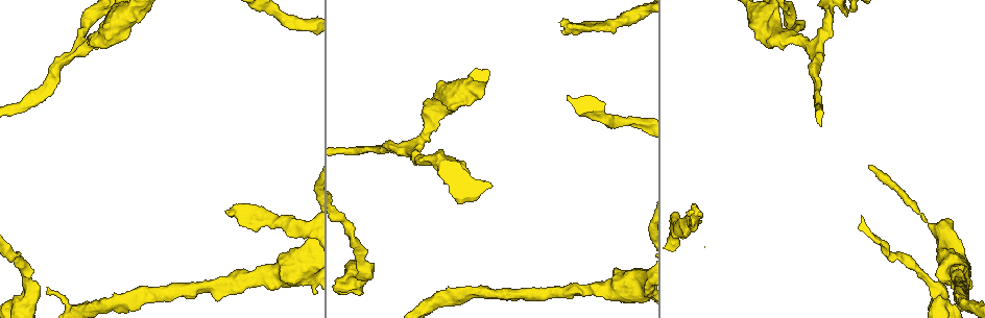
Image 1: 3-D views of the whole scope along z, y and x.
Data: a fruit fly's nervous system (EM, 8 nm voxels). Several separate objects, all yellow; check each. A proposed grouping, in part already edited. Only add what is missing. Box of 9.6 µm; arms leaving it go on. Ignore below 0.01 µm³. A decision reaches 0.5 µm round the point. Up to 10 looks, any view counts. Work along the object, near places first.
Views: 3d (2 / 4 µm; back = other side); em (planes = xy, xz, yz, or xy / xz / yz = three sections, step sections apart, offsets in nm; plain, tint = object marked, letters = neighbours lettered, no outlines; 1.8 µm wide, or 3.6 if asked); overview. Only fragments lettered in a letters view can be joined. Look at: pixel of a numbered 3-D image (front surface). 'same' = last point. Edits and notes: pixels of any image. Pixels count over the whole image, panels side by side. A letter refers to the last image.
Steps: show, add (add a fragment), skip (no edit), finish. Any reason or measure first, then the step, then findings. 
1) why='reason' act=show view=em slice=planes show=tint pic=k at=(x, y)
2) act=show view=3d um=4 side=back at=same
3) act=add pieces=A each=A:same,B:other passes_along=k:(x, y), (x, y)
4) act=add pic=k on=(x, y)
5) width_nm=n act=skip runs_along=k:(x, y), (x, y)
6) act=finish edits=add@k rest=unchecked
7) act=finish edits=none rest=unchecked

why='thick turns thin' act=show view=3d um=4 pic=1 at=(30, 296)

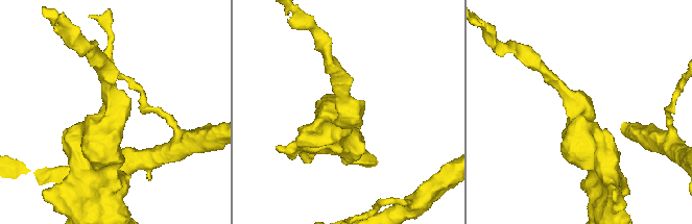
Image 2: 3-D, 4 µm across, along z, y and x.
arm_widths_nm=220,550 act=show view=em um=3.6 slice=yz step=4 show=tint pic=2 at=(117, 115)

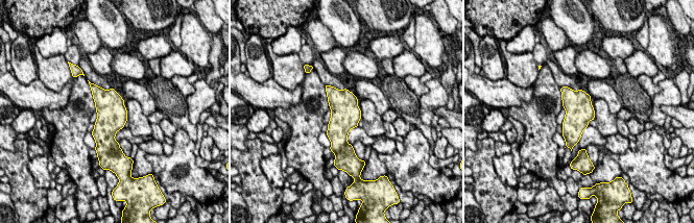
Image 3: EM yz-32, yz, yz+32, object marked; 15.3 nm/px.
why='cut it another way' act=show view=em um=3.6 slice=planes show=letters at=same

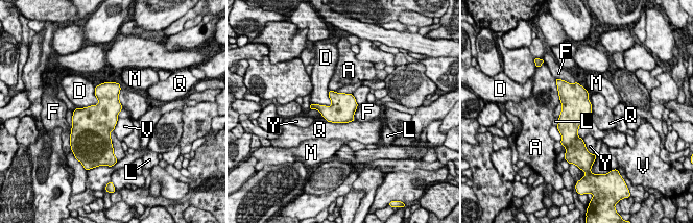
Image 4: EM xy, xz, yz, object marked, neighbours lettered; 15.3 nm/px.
act=skip each=A:other,D:other,F:other,L:other,M:other,Q:other,V:other,Y:other border=4:(95, 88), (97, 103), (76, 108) found='no lettered fragment goes on from it'

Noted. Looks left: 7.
why='an open end' act=show view=em slice=planes show=letters pic=1 at=(845, 13)

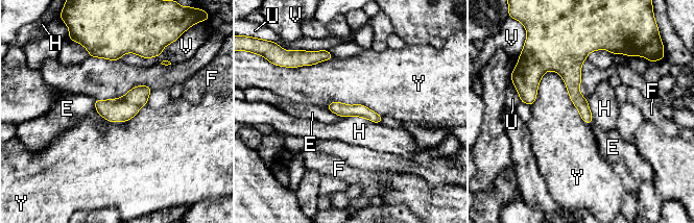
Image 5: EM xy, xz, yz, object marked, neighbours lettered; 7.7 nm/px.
longest_contact=Y:550nm act=skip each=E:other,F:other,H:other,U:other,V:other,Y:other border=5:(341, 117), (364, 117), (381, 123) found='none of them fits'

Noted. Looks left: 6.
act=show view=em um=3.6 slice=planes show=letters pic=1 at=(422, 143)

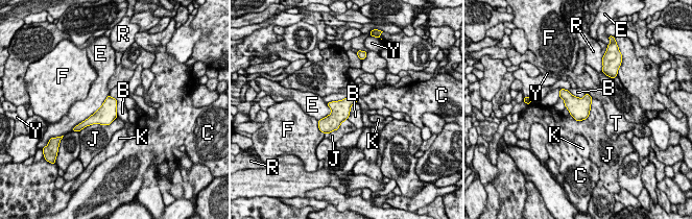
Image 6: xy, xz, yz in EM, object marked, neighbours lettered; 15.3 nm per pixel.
longest_contact=E:650nm act=skip each=B:other,C:other,E:other,F:other,J:other,K:other,R:other,T:other,Y:other border=6:(109, 95), (116, 100), (118, 116) found='none of them fits'

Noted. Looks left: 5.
why='free end' act=show view=em slice=yz step=4 show=letters pic=1 at=(588, 117)

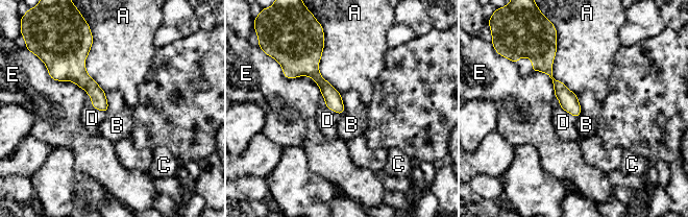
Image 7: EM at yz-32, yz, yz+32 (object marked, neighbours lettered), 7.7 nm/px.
act=show view=em slice=planes show=letters at=same

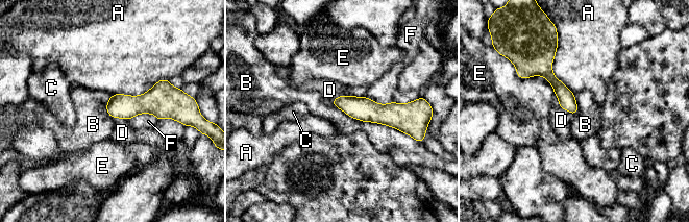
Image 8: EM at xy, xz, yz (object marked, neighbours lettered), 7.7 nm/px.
longest_contact=B:650nm act=skip each=A:other,B:other,C:other,D:other,E:other,F:other found='none of them fits'

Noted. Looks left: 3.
act=finish edits=none rest=unchecked

